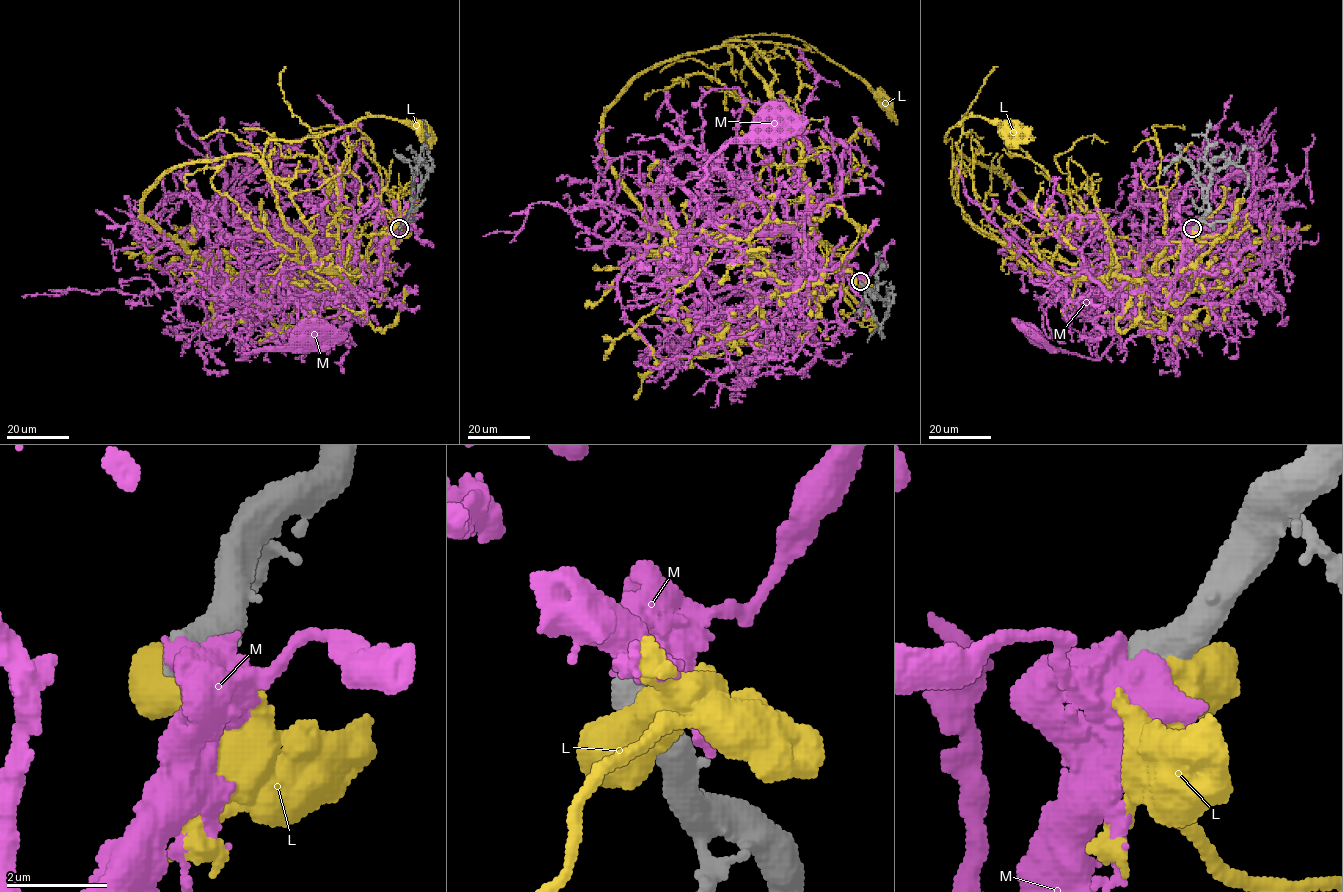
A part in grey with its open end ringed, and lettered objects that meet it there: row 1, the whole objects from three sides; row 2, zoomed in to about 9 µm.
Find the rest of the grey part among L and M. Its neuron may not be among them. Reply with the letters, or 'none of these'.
M

